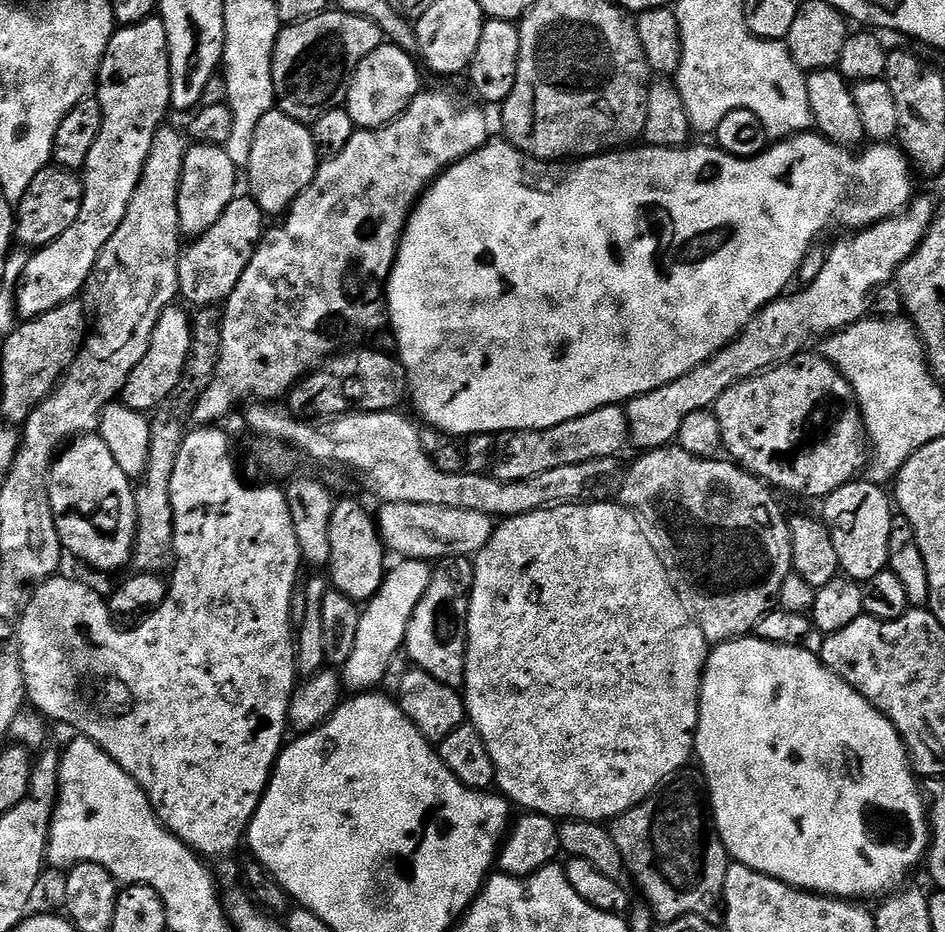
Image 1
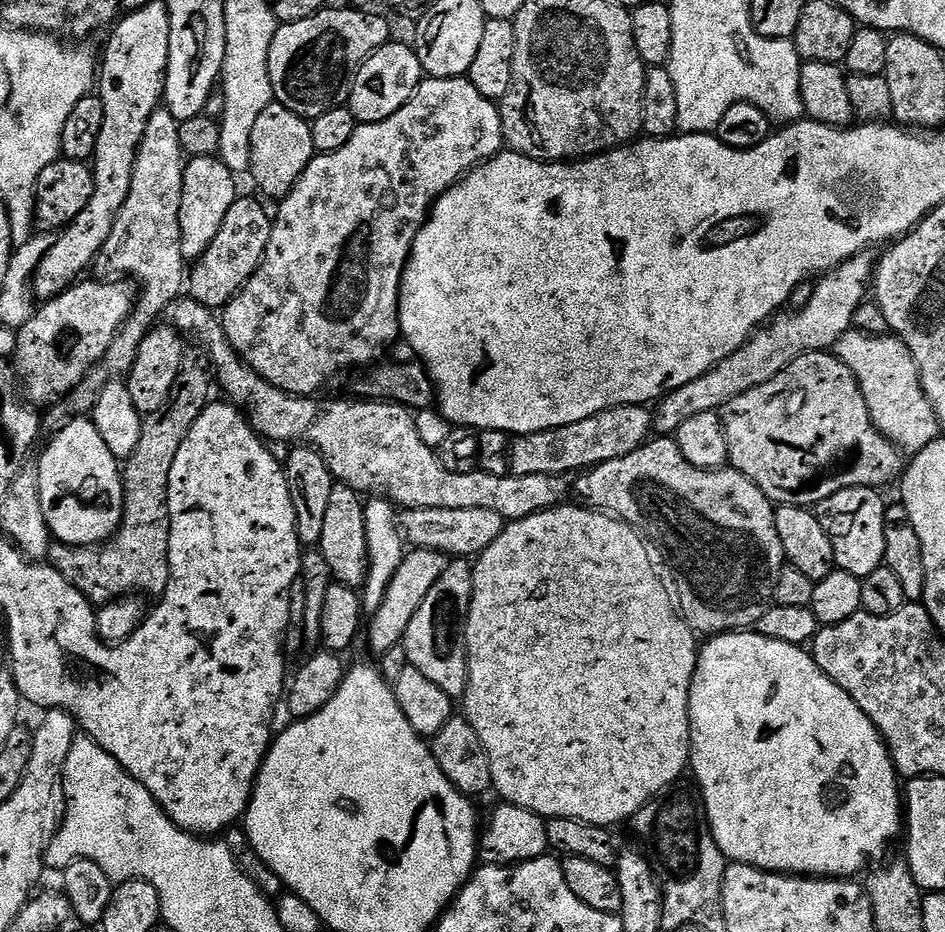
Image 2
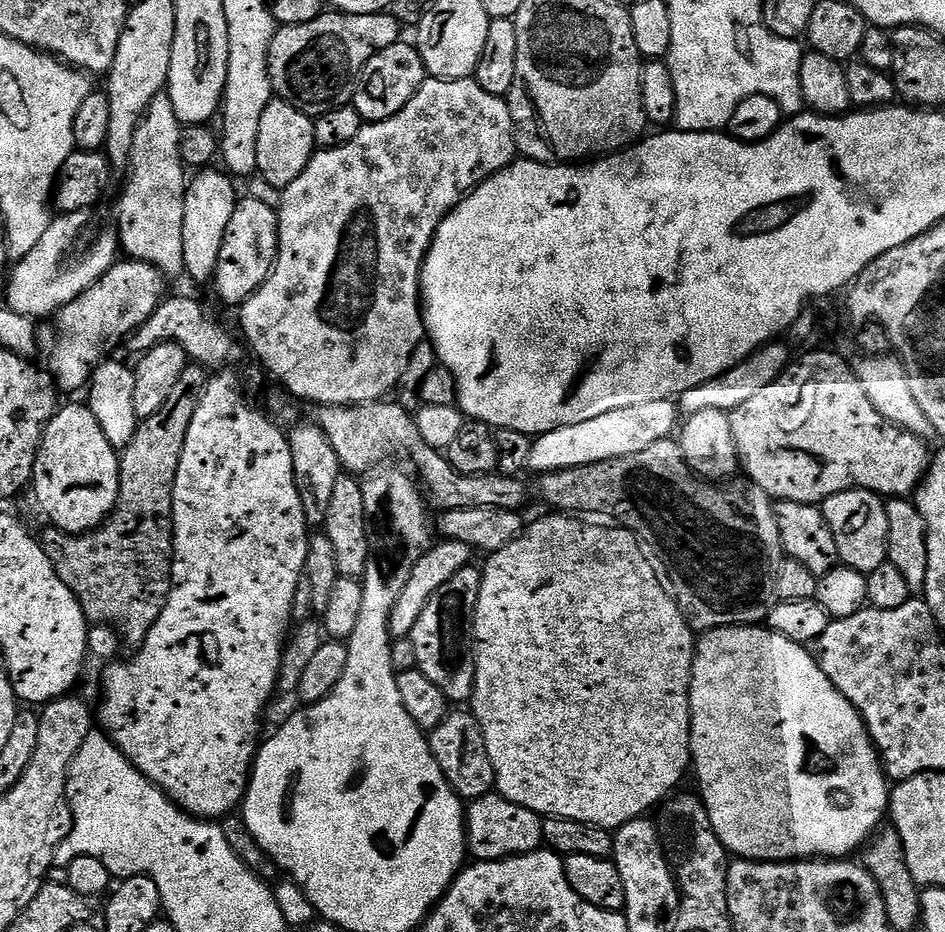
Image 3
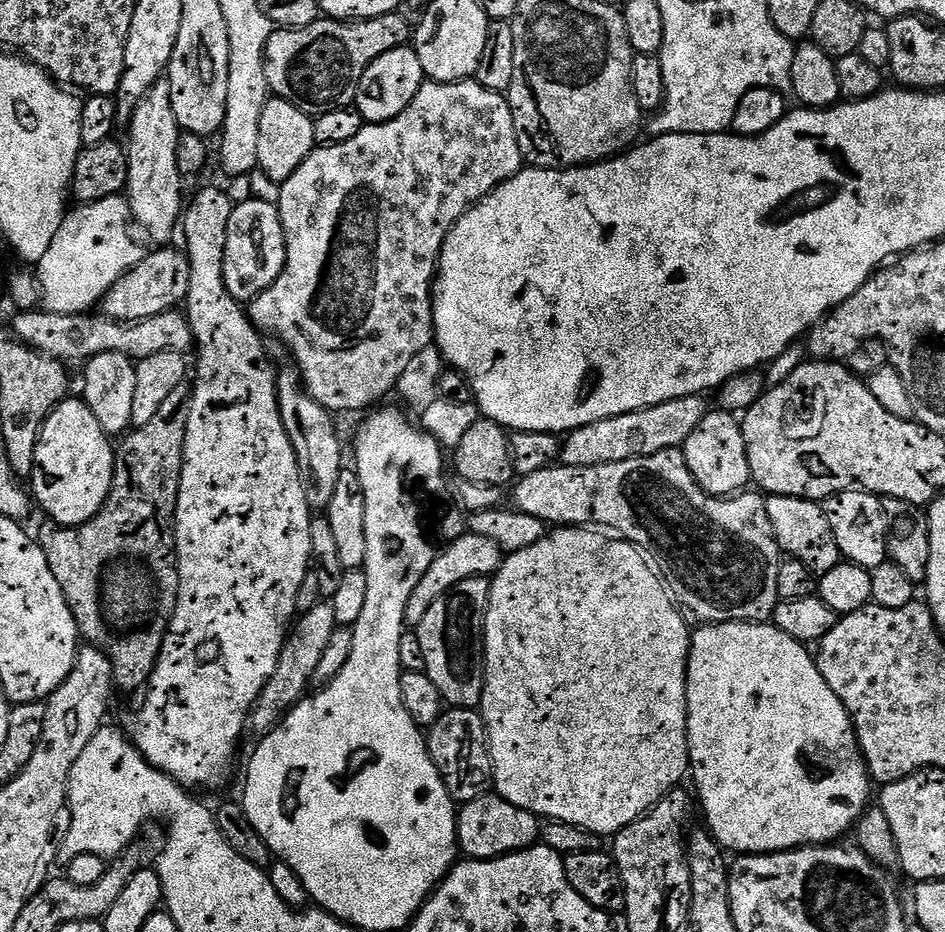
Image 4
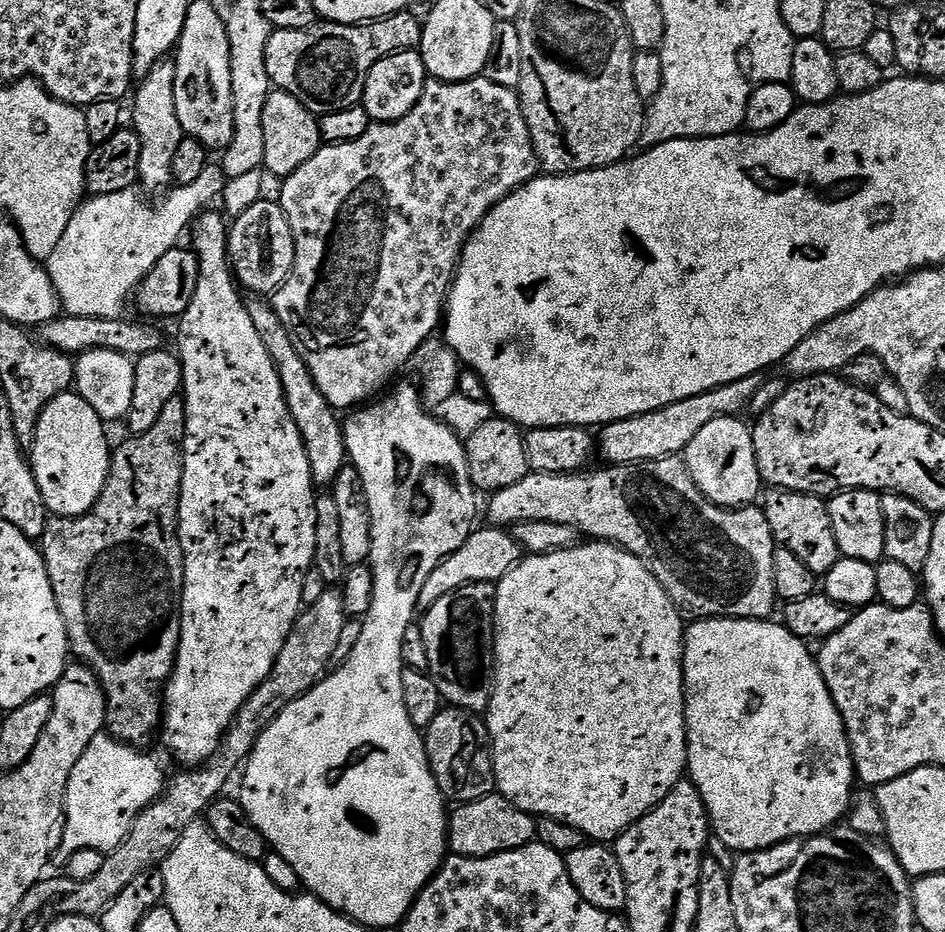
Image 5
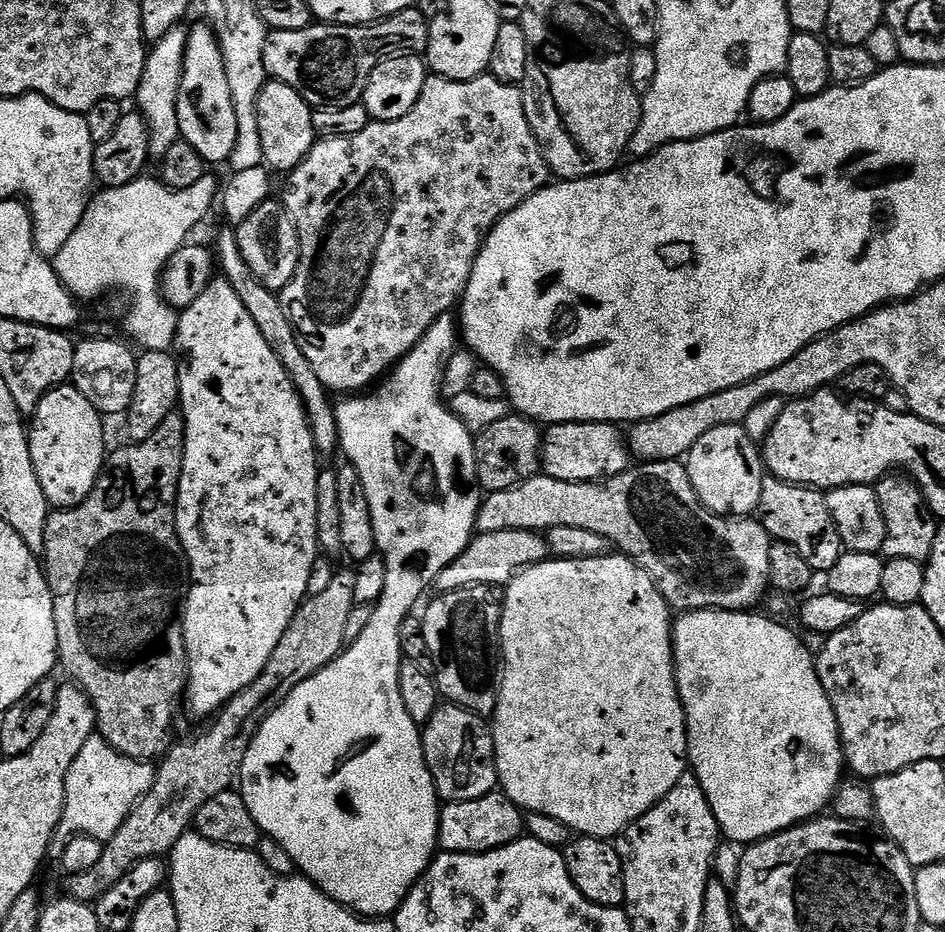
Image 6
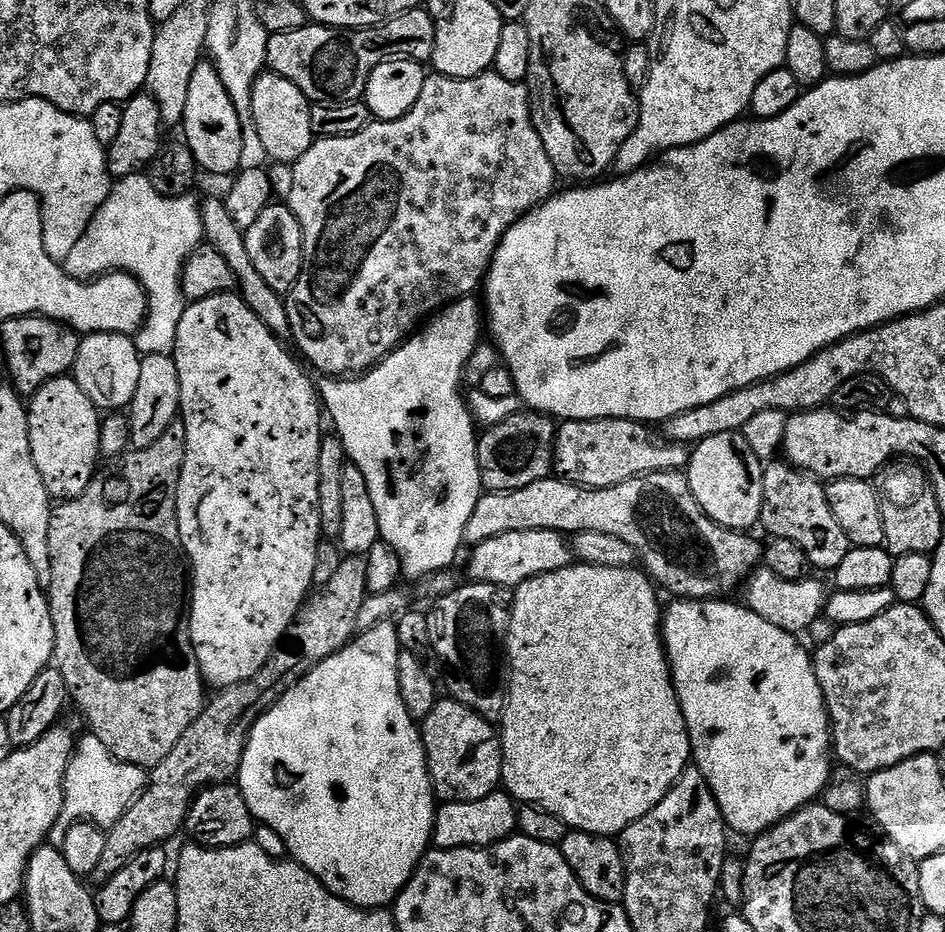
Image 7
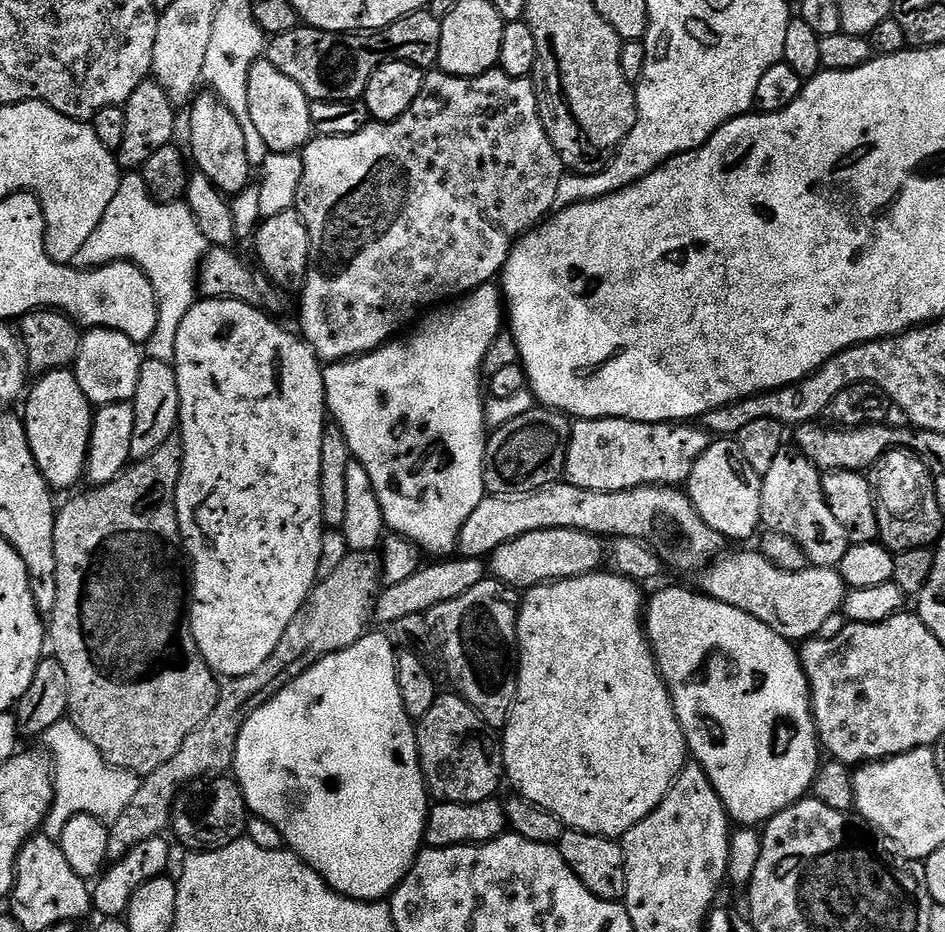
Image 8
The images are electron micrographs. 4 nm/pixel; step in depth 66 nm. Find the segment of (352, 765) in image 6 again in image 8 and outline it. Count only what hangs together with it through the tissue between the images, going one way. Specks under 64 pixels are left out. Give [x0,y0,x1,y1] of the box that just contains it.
[234,283,506,901]

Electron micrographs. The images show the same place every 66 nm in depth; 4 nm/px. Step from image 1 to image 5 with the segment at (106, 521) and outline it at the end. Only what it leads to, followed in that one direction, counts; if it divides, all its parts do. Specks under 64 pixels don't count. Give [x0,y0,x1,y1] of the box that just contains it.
[30,390,112,516]

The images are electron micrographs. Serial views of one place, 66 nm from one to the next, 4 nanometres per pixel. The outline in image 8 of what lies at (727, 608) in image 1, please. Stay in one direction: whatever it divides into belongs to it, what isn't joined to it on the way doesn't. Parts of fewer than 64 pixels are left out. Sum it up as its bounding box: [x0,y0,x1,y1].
[458,482,726,574]

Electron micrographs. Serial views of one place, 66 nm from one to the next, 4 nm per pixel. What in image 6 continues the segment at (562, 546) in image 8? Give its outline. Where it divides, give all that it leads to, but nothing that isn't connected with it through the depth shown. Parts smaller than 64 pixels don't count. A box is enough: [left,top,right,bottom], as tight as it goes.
[434,530,549,593]

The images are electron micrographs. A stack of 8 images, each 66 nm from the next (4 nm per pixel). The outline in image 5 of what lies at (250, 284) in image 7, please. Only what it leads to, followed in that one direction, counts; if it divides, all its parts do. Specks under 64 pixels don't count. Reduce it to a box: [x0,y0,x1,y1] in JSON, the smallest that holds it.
[247,298,346,486]

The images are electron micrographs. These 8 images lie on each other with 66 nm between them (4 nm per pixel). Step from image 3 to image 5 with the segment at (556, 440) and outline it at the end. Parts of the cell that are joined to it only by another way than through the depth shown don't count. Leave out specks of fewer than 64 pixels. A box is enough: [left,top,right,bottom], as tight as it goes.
[598,375,763,465]

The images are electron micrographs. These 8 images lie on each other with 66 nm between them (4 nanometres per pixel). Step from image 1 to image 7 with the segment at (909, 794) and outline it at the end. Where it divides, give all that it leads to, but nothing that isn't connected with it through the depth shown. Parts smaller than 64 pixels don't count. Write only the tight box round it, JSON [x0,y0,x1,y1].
[662,599,834,838]

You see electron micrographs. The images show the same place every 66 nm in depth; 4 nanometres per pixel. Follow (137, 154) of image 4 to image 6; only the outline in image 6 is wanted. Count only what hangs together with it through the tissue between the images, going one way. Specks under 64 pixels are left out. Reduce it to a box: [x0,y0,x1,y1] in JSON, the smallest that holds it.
[134,26,189,158]

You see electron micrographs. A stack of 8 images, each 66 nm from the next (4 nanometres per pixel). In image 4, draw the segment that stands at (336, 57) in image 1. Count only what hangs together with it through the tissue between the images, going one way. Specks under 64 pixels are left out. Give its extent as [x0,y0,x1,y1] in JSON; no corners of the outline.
[264,11,413,118]

